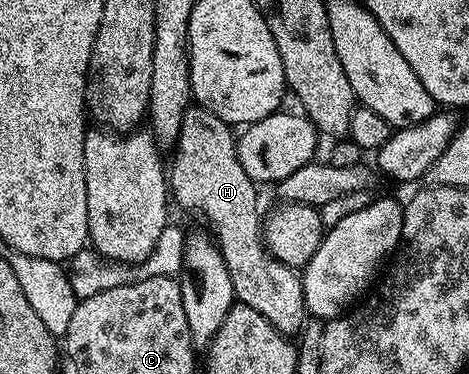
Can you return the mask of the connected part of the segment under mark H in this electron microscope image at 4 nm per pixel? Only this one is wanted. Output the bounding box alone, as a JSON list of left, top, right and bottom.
[168,107,308,335]

